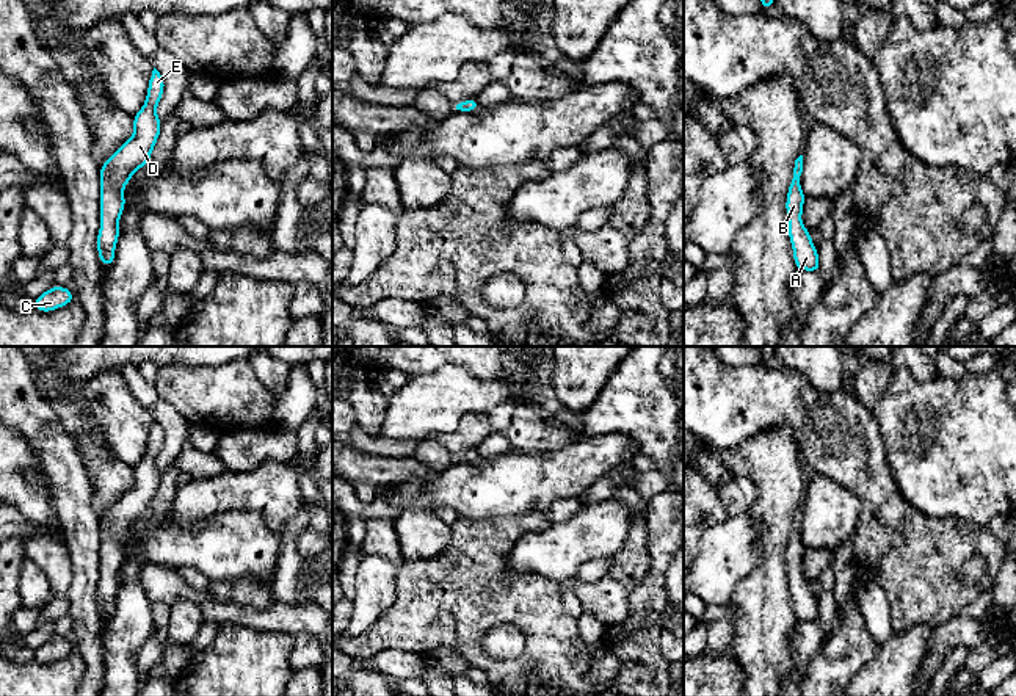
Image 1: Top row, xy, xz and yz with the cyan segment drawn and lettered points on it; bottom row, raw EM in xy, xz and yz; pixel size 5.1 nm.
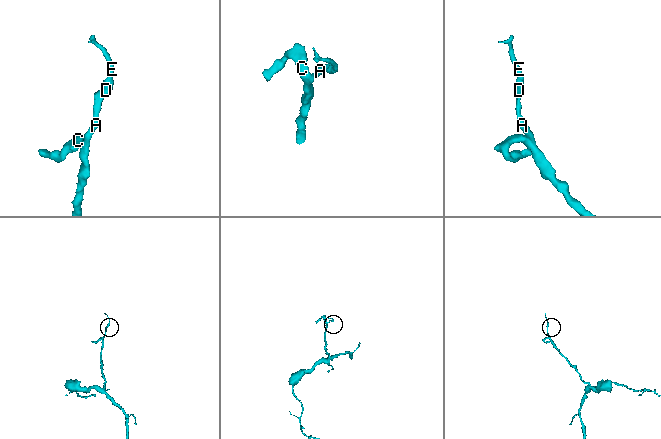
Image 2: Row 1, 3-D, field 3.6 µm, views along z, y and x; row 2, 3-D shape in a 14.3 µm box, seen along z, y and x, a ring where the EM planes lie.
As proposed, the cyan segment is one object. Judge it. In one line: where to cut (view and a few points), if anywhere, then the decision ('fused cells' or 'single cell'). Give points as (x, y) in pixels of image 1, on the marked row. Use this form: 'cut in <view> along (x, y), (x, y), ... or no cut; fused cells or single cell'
no cut; single cell

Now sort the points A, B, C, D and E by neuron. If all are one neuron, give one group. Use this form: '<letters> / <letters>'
A B C D E

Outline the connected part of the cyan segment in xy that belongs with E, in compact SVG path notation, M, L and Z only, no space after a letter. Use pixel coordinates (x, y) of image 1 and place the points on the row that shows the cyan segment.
M154 67L146 102L133 116L133 135L100 165L100 229L97 234L97 252L100 263L113 265L119 238L119 219L125 207L124 187L132 176L151 160L158 140L161 122L157 105L163 96L165 80Z

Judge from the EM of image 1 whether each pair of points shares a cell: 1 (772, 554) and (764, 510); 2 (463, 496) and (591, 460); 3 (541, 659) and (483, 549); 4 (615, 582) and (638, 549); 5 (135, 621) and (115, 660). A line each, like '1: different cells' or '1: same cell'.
1: same cell
2: same cell
3: same cell
4: same cell
5: same cell

